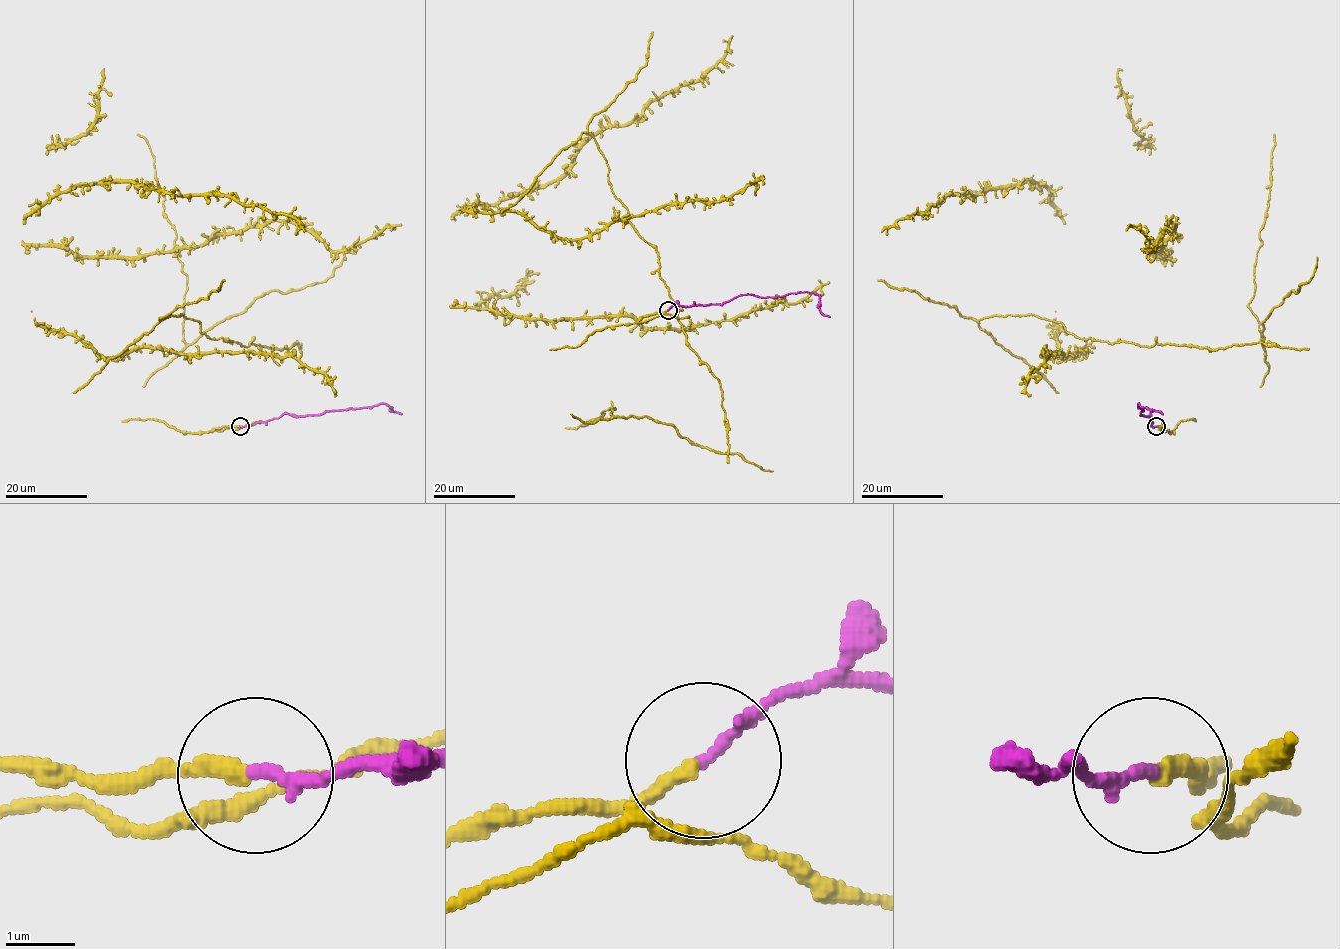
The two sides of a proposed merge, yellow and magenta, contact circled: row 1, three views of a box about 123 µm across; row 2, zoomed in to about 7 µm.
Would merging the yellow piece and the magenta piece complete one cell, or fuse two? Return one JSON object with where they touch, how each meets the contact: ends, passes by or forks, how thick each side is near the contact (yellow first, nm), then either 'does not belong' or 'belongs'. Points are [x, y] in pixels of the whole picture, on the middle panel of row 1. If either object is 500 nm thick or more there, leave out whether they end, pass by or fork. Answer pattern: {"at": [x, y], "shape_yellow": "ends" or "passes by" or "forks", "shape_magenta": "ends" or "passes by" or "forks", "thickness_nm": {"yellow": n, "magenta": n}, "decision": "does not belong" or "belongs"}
{"at": [668, 310], "shape_yellow": "passes by", "shape_magenta": "ends", "thickness_nm": {"yellow": 170, "magenta": 180}, "decision": "belongs"}

